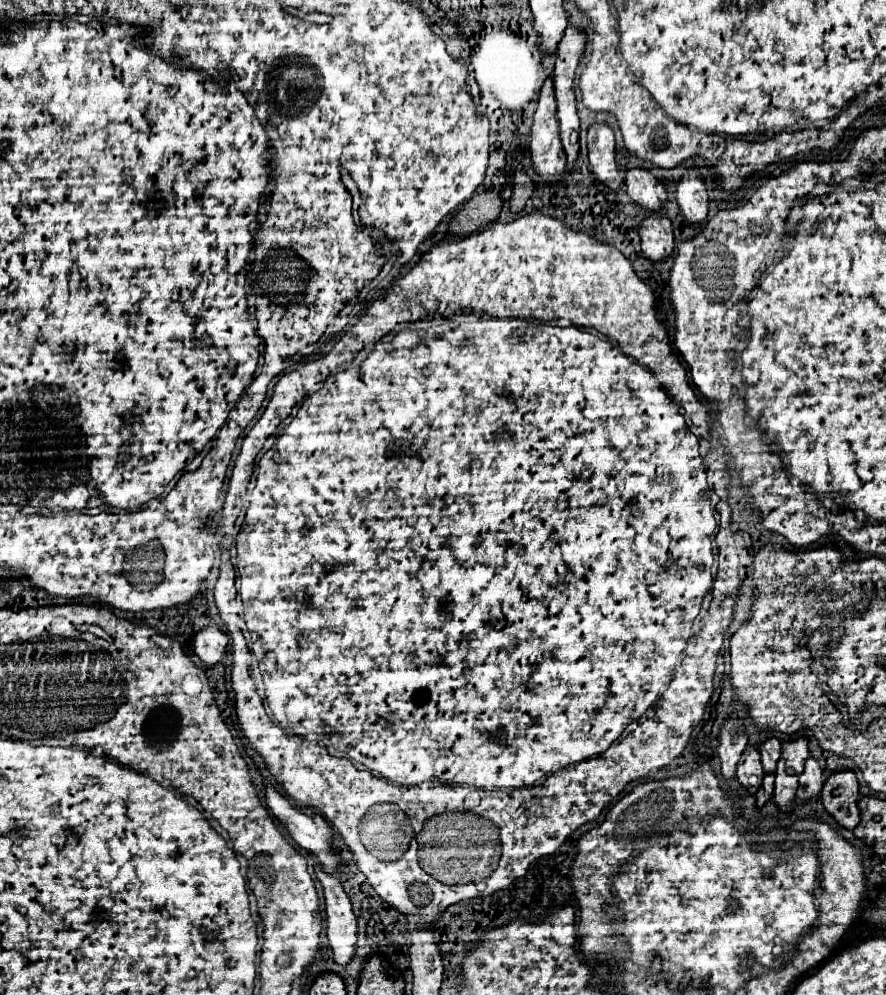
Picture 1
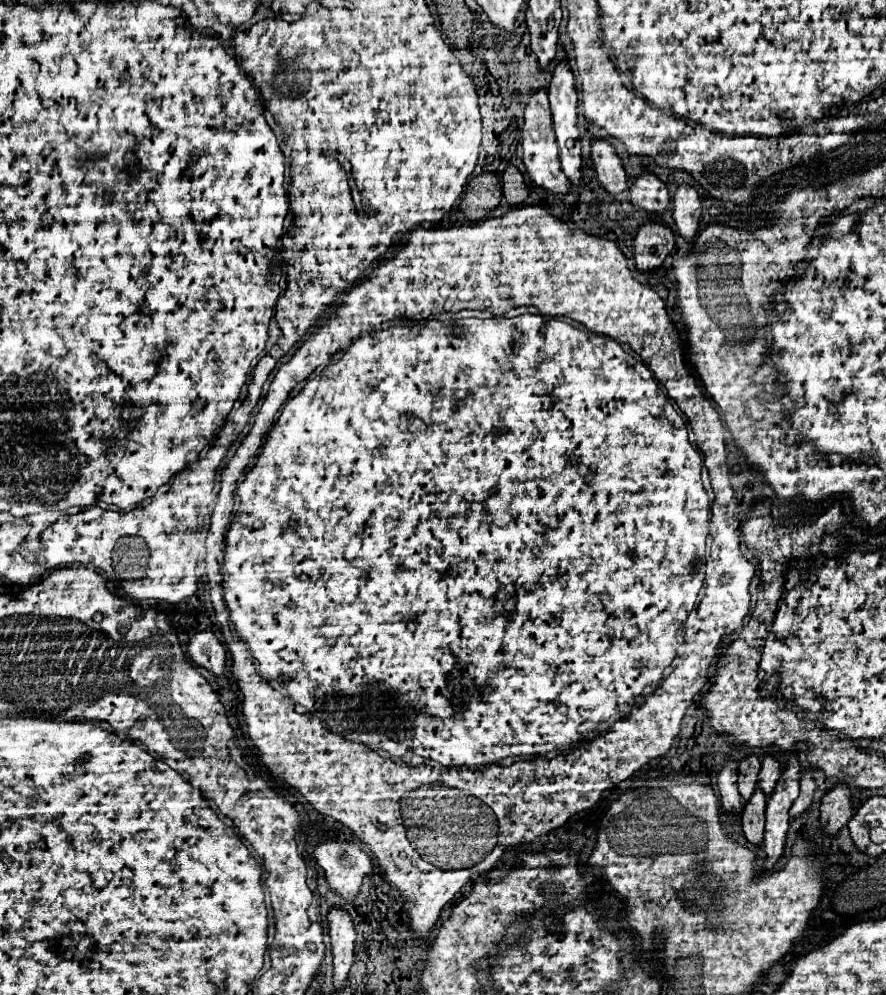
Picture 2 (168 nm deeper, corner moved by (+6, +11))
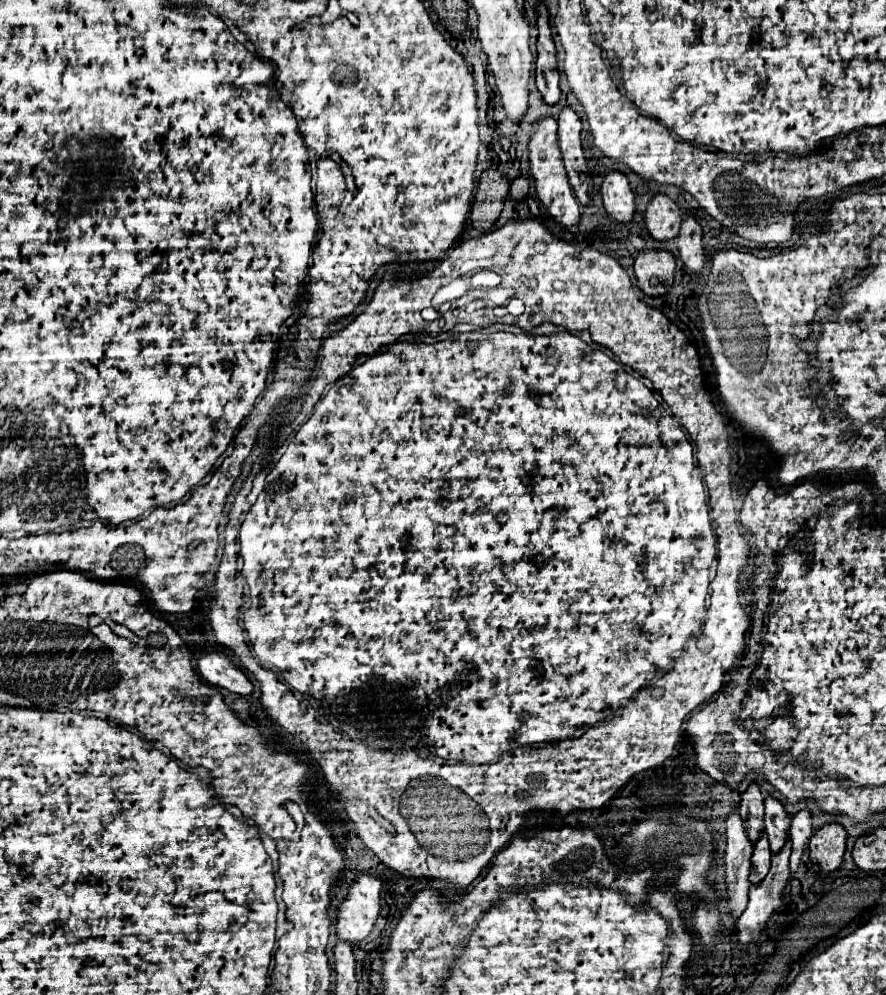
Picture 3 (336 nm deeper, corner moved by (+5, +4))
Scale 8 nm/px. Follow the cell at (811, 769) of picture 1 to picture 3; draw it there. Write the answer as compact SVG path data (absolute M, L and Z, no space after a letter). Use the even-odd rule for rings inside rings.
M801 810L793 816L793 822L791 822L791 828L789 828L789 834L791 834L791 844L793 844L793 854L791 854L791 870L795 872L799 862L801 862L801 854L803 854L803 848L805 844L809 842L811 834L813 834L813 826L811 826L811 814L809 810Z

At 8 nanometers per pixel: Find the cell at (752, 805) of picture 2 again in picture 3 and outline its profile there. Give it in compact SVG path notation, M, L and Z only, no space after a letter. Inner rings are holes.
M761 832L757 844L753 846L753 856L751 856L751 884L759 884L765 874L769 872L769 860L771 860L771 850L769 850L769 838L765 832Z

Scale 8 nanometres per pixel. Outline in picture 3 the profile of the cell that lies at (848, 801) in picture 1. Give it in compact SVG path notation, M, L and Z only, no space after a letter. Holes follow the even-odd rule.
M837 822L825 824L819 830L815 830L815 834L809 840L809 852L817 872L831 872L841 866L845 854L845 838L847 832Z

